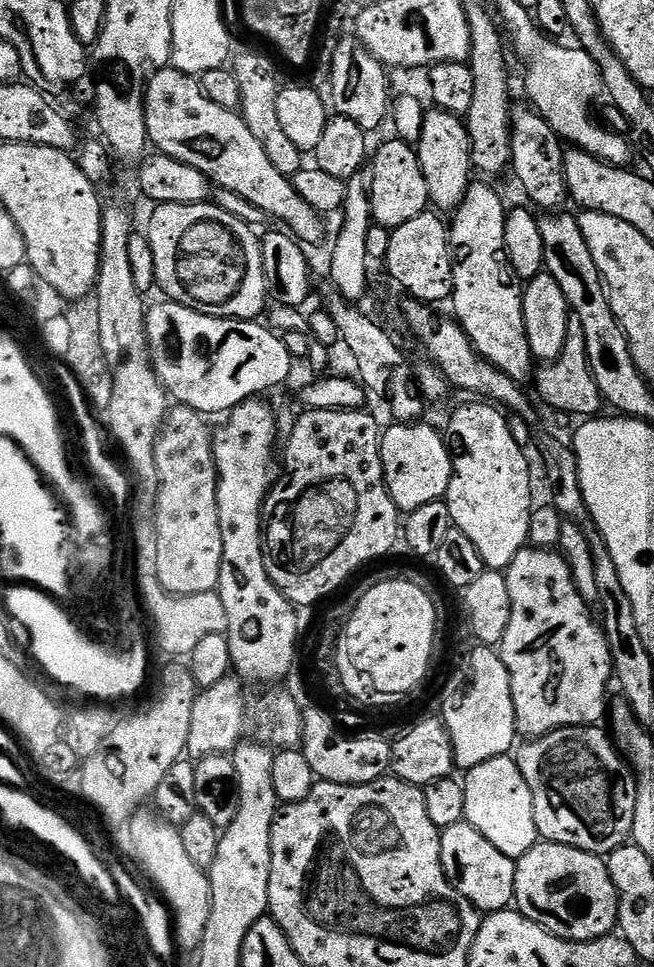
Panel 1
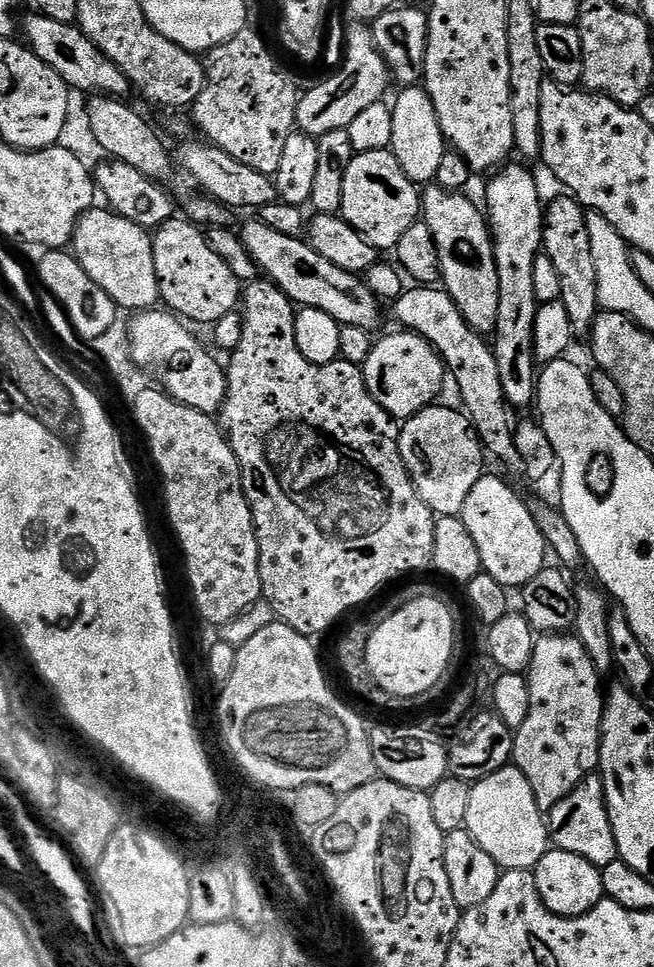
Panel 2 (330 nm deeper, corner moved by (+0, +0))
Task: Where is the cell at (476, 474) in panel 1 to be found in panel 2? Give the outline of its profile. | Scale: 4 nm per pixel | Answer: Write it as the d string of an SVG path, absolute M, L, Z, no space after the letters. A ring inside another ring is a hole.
M485 474L478 482L474 482L474 490L466 497L466 506L462 513L462 519L466 522L466 530L474 537L480 555L480 567L490 574L490 578L497 580L500 585L509 590L520 590L534 574L538 574L546 566L546 545L542 538L542 530L534 522L530 514L525 497L520 497L510 485L496 476Z

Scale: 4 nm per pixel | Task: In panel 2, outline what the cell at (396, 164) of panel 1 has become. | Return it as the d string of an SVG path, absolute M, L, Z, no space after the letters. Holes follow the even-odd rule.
M389 149L358 152L353 155L350 166L346 166L346 179L342 181L342 206L339 215L343 216L344 221L350 226L354 226L354 230L358 230L358 234L362 234L362 238L366 238L370 246L378 250L384 250L384 248L392 250L395 249L398 238L402 238L402 234L406 234L406 230L410 230L410 226L421 219L422 192L416 183L404 173L398 158Z

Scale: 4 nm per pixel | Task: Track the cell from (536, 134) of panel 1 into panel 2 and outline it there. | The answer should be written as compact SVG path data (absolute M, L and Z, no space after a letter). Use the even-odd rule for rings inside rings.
M563 194L544 213L543 255L554 262L562 286L560 302L570 316L573 337L591 337L592 324L601 311L598 302L598 273L594 271L594 254L590 254L590 234L586 230L586 209L575 196Z

